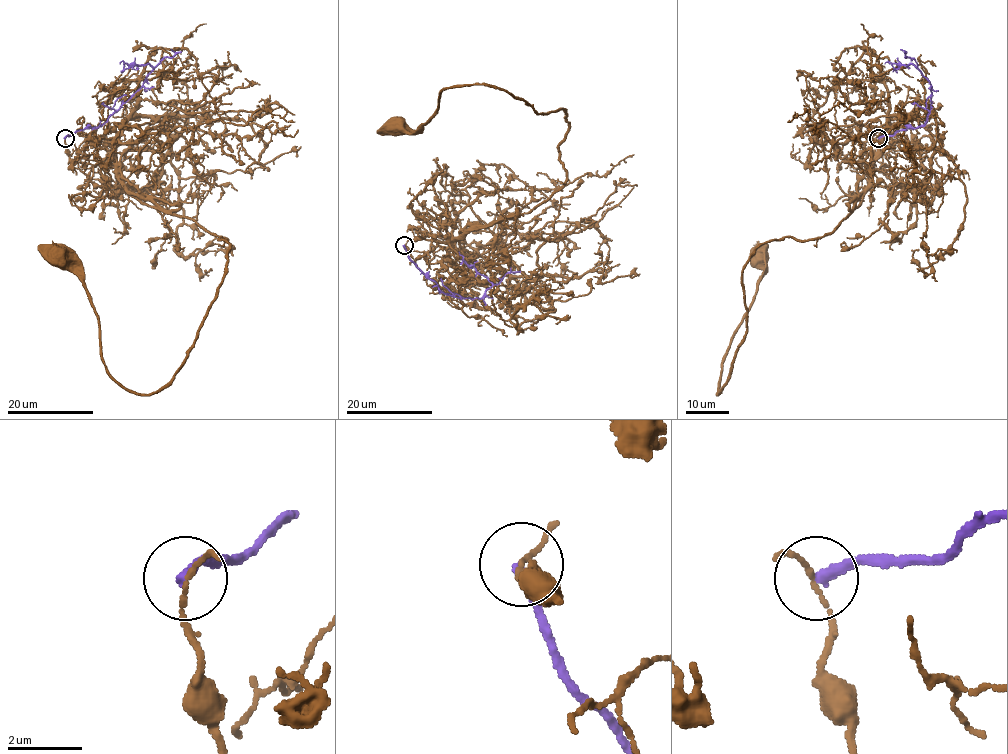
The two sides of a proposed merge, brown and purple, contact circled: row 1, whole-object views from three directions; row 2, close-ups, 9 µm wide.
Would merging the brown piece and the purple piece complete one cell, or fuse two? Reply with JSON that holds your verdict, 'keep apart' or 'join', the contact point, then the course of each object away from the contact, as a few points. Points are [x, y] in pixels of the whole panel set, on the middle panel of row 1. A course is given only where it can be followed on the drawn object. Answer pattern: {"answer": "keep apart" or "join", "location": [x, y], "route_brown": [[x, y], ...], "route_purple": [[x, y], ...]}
{"answer": "keep apart", "location": [404, 245], "route_brown": [[404, 245], [430, 250], [548, 200], [566, 180], [568, 122], [564, 109], [457, 84], [412, 132], [396, 123]], "route_purple": [[404, 245], [407, 257], [442, 292], [458, 297], [480, 298], [492, 284], [471, 267], [459, 251]]}

